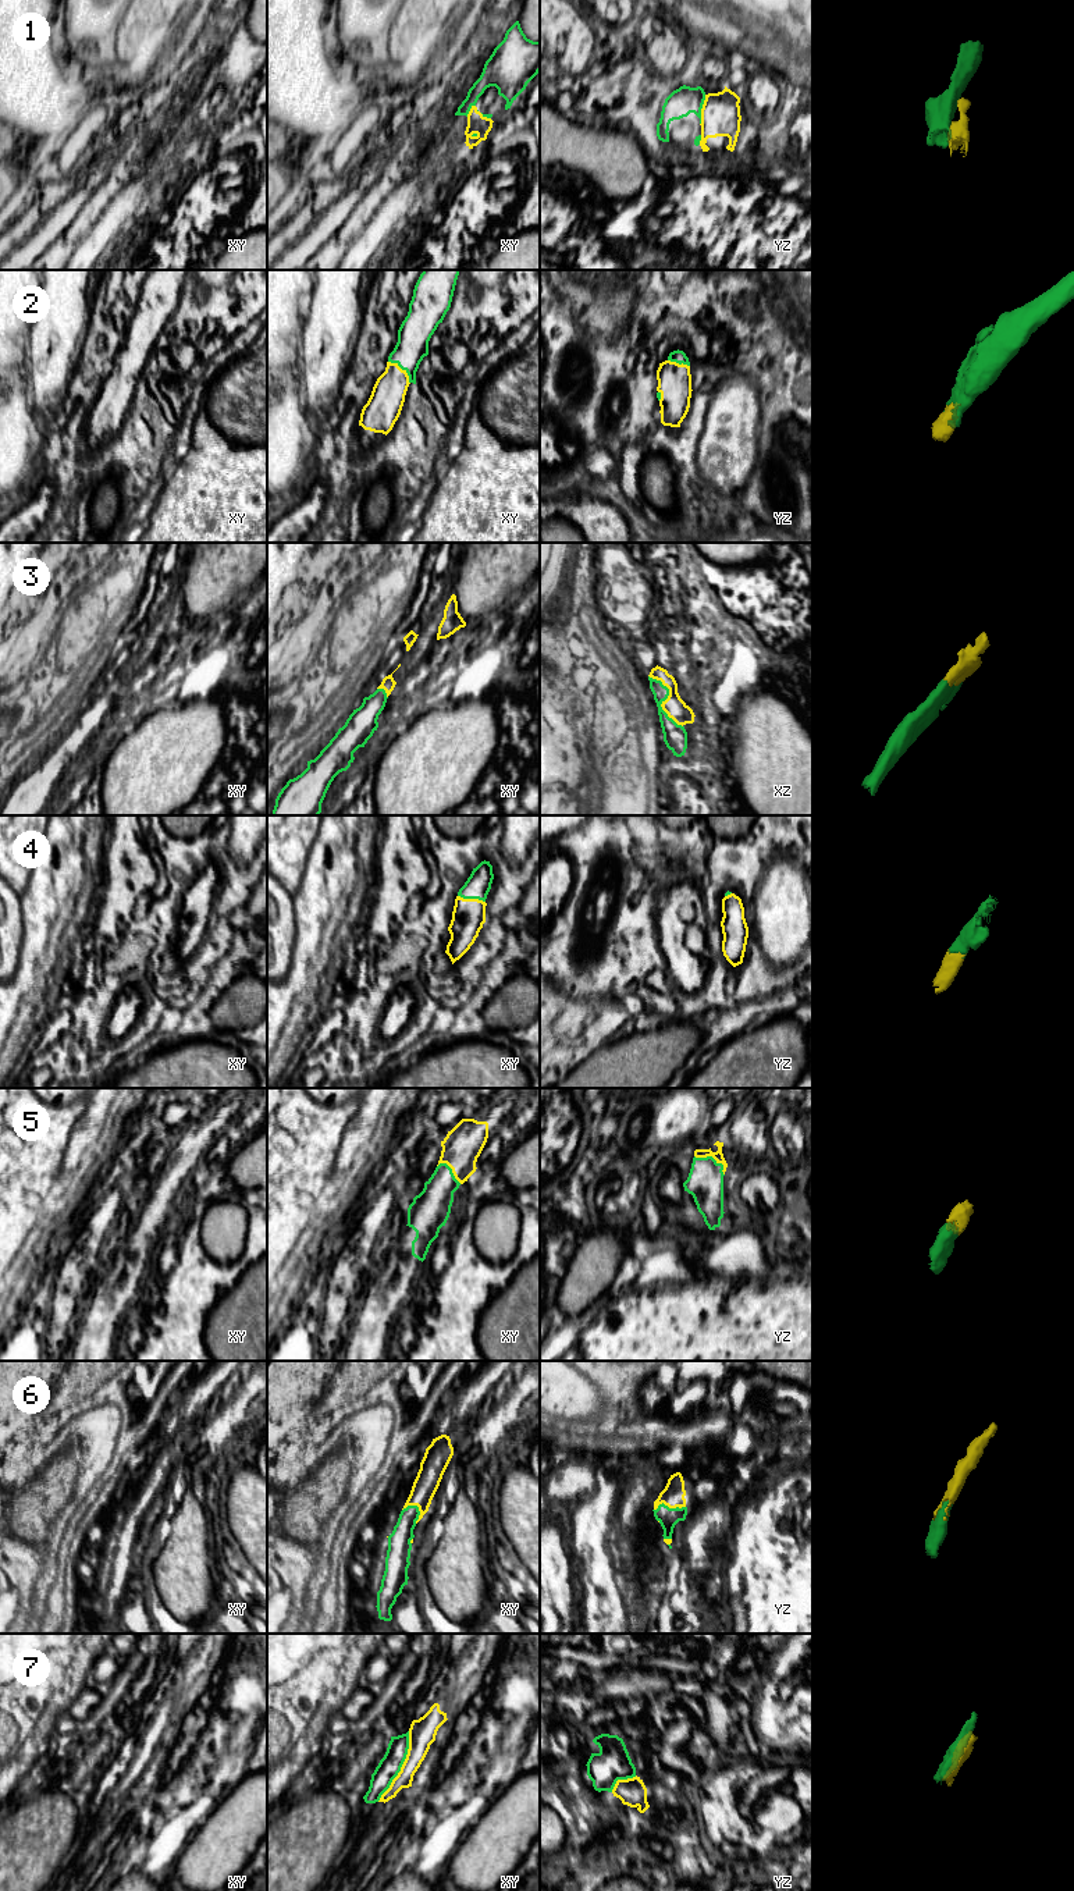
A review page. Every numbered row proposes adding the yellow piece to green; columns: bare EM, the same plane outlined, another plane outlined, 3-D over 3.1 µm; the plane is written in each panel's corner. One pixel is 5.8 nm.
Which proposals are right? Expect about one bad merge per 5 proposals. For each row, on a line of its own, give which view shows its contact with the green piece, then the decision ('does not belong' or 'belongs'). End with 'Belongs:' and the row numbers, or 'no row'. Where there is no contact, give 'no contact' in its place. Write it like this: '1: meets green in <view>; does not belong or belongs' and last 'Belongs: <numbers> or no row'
1: meets green in yz; does not belong
2: meets green in xy; belongs
3: meets green in xz; belongs
4: meets green in xy; belongs
5: meets green in yz; belongs
6: meets green in yz; belongs
7: meets green in xy; does not belong
Belongs: 2, 3, 4, 5, 6

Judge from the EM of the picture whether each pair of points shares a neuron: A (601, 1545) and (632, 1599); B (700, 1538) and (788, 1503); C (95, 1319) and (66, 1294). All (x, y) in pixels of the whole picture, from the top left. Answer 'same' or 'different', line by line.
A: different
B: different
C: different

